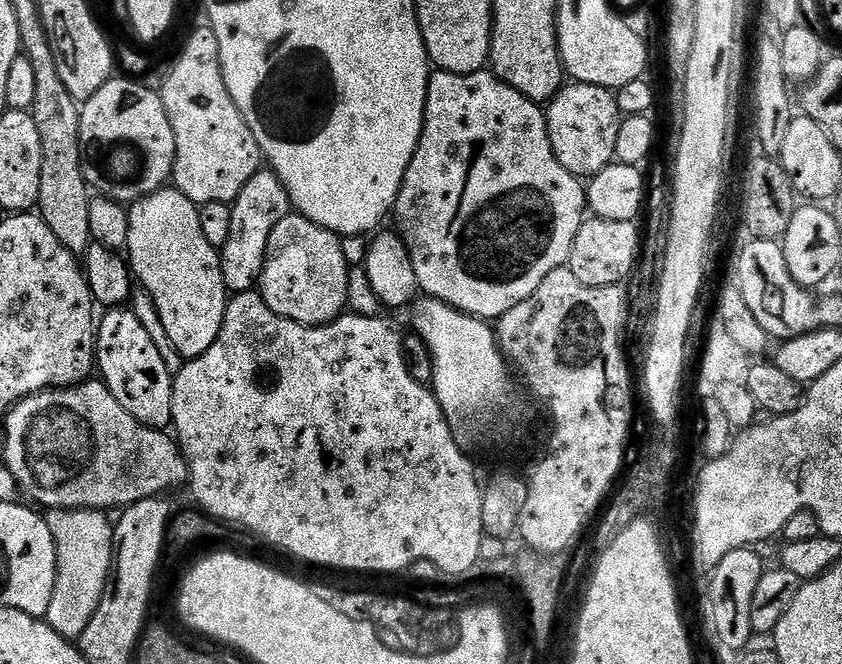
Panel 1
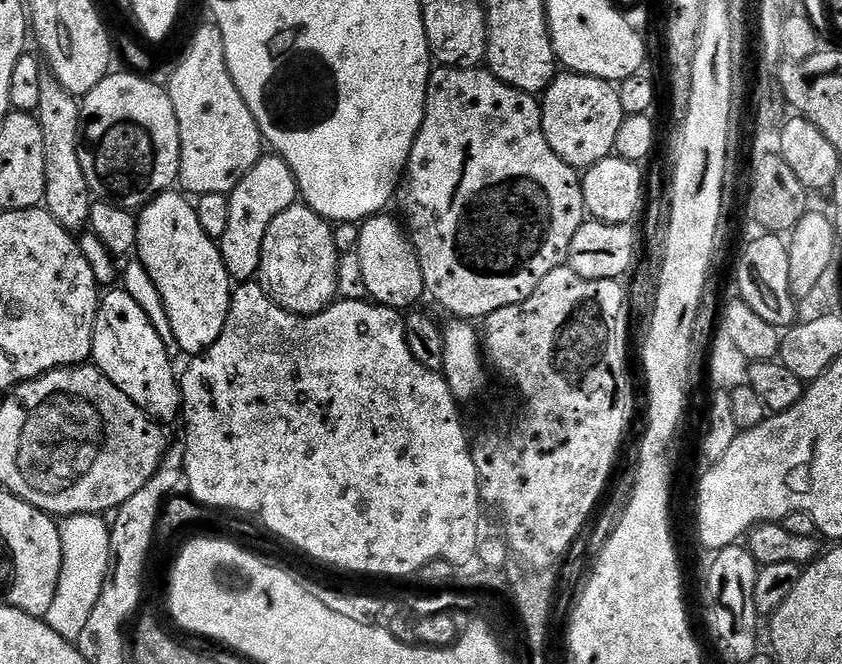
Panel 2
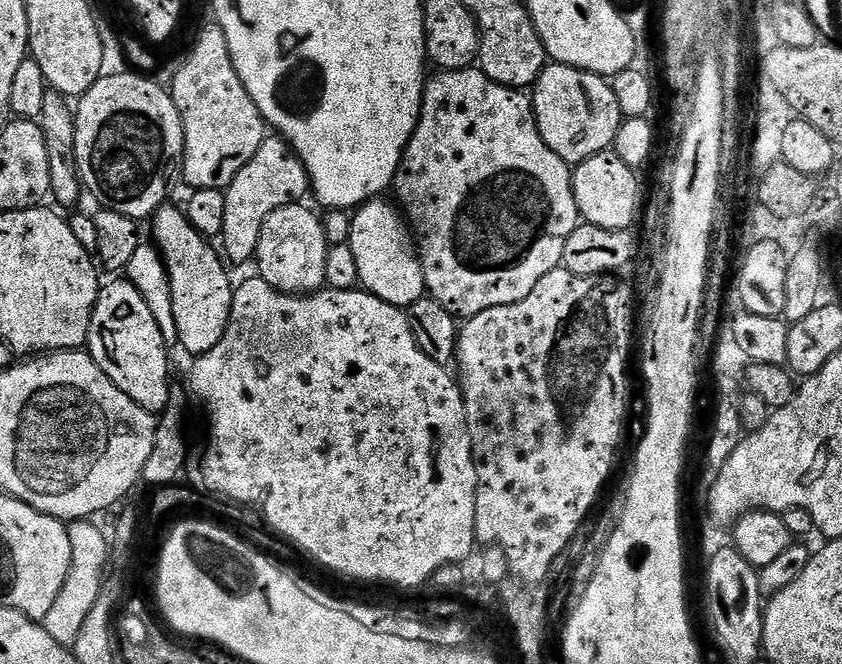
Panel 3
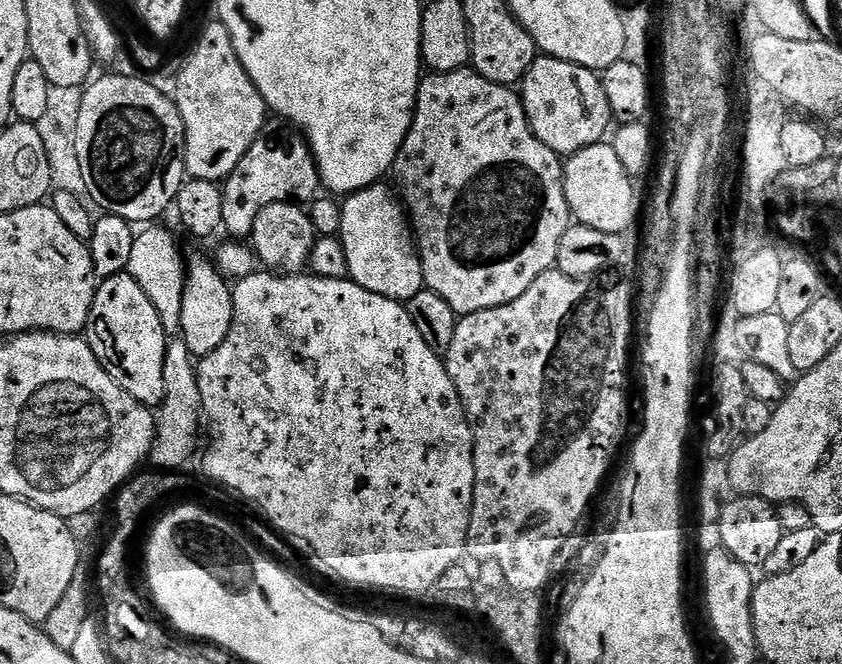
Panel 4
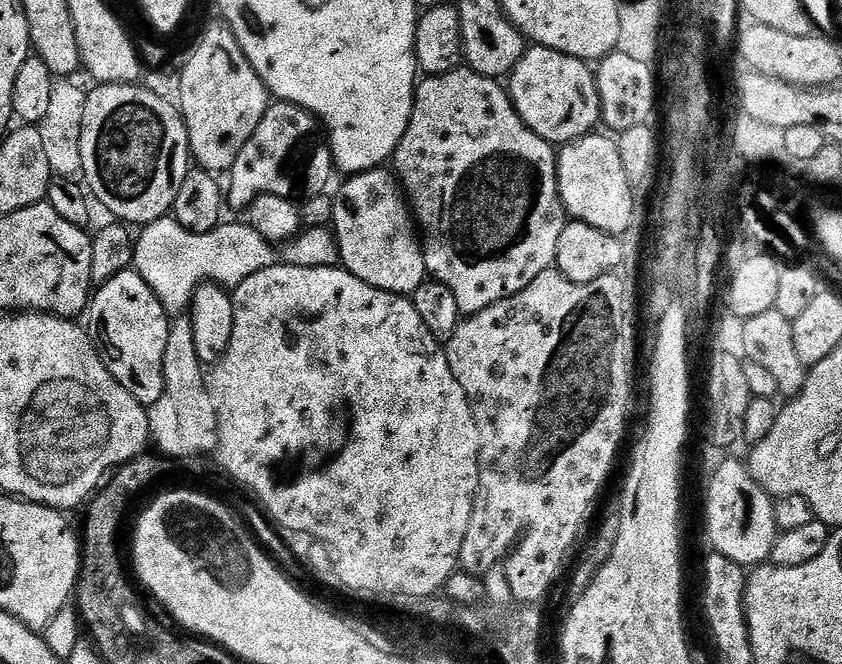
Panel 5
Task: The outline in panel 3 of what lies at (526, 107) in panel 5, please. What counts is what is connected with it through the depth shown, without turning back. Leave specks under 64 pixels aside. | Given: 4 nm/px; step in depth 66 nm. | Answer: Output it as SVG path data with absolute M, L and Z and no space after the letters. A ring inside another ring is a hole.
M549 62L531 89L532 109L536 125L542 134L542 142L565 160L569 166L581 164L594 154L612 148L622 117L618 98L611 83L603 76L596 76L581 68Z

